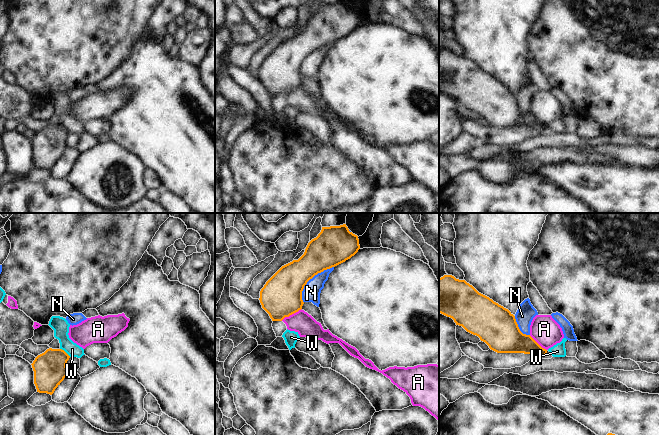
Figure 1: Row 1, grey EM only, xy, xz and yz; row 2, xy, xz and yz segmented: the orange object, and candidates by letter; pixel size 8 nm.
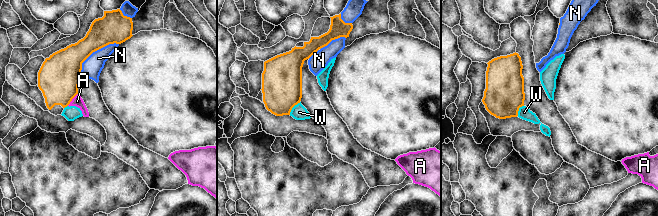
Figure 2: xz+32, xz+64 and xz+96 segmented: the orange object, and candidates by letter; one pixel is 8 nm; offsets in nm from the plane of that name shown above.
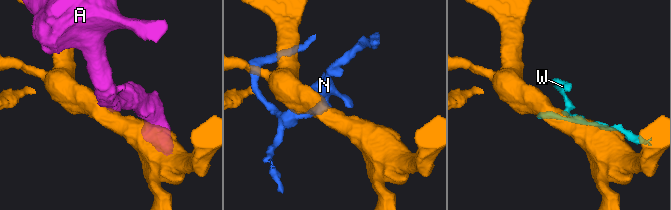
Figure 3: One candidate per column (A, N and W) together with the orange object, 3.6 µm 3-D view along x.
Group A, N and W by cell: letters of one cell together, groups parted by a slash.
A / N / W

